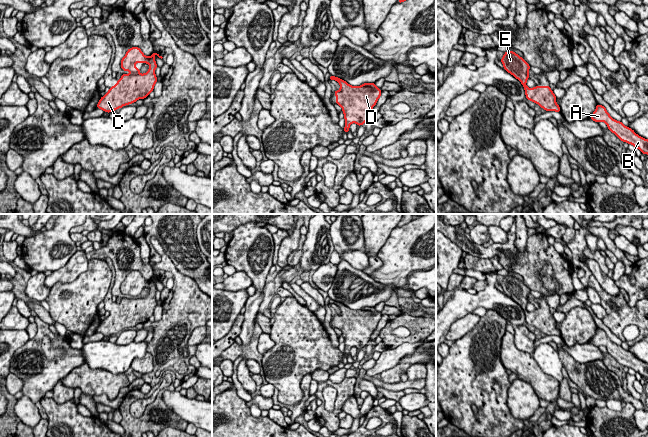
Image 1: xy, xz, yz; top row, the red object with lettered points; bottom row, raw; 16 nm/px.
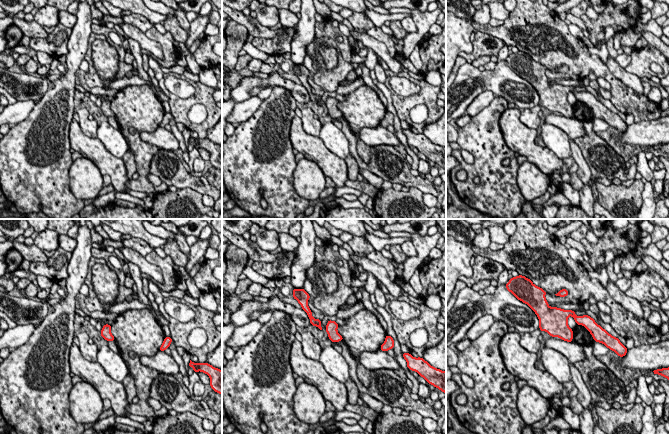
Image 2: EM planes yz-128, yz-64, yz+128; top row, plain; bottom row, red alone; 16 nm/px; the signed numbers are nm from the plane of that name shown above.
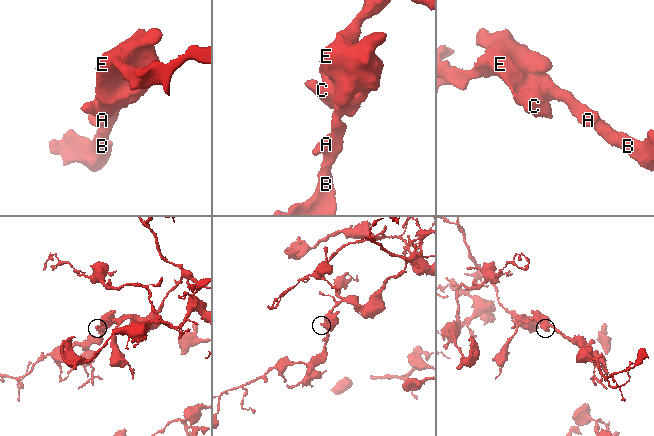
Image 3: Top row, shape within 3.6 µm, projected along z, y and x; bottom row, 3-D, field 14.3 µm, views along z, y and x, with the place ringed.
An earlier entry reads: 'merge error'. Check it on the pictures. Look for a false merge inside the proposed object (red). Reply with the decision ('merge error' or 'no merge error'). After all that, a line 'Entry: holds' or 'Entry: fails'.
no merge error
Entry: fails

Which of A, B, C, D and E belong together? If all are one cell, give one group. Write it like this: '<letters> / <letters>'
A B C D E

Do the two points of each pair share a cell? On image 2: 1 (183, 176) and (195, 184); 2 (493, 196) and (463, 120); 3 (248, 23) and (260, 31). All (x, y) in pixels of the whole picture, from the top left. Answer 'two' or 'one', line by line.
1: one
2: two
3: one

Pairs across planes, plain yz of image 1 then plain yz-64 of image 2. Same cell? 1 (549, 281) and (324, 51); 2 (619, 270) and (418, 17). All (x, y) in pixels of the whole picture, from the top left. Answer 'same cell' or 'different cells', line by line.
1: different cells
2: same cell

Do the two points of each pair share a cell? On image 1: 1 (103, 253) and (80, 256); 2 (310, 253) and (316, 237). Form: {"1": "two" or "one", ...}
{"1": "two", "2": "one"}

